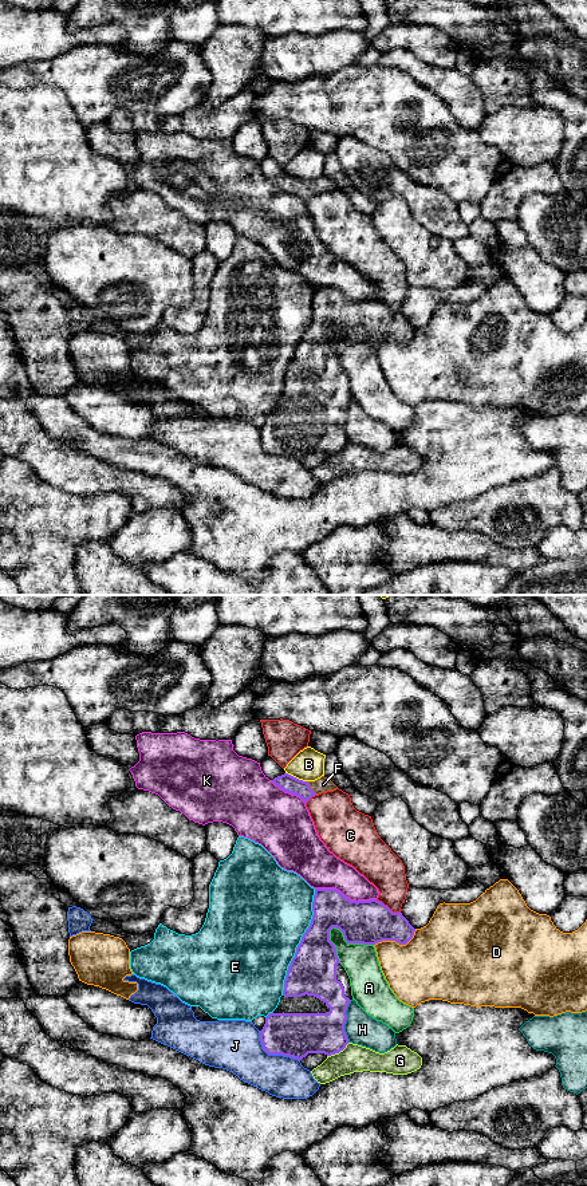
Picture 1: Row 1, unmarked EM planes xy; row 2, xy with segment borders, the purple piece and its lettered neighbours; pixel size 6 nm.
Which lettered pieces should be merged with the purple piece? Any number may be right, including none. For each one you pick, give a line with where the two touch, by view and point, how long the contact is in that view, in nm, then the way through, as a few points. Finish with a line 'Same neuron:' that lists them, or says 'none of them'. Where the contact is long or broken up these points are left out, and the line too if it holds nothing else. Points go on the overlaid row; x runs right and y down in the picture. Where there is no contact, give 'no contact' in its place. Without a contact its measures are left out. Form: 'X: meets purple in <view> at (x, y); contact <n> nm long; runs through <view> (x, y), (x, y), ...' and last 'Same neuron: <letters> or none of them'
F: meets purple in xy at (310, 788); contact 100 nm long; runs through xy (287, 783), (300, 788), (310, 788), (323, 784)
Same neuron: F

